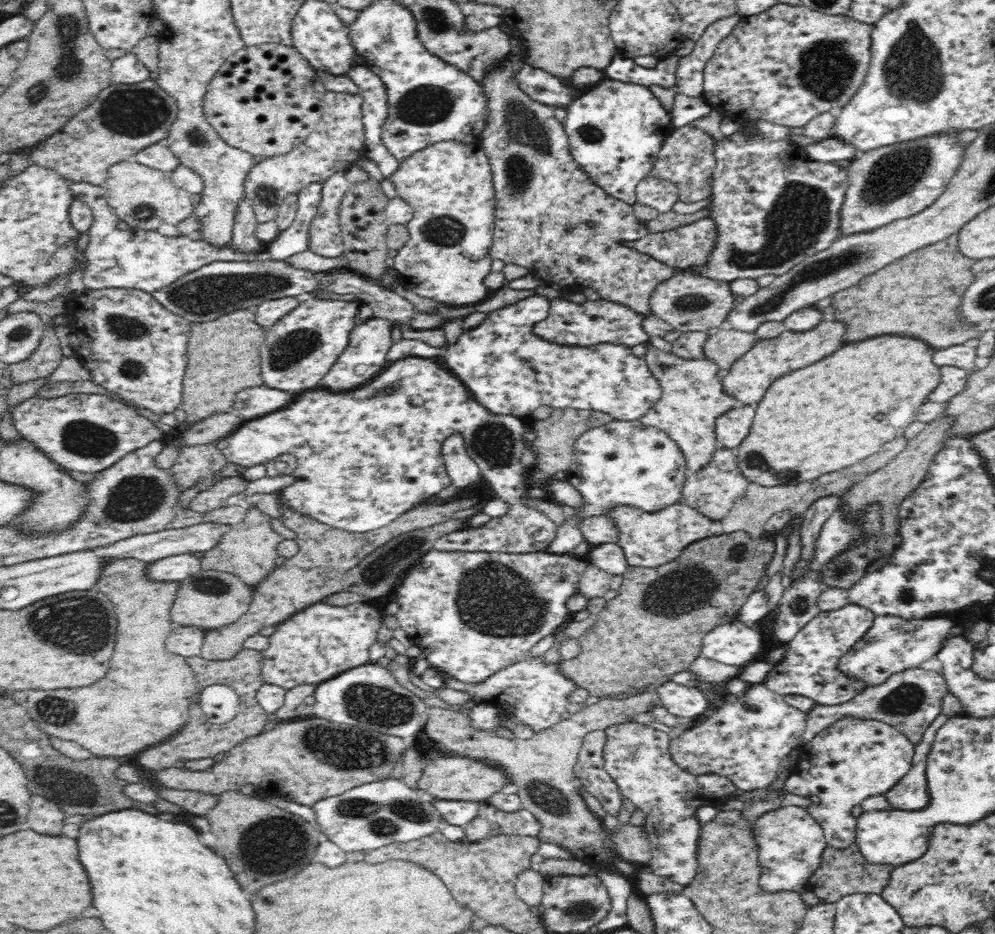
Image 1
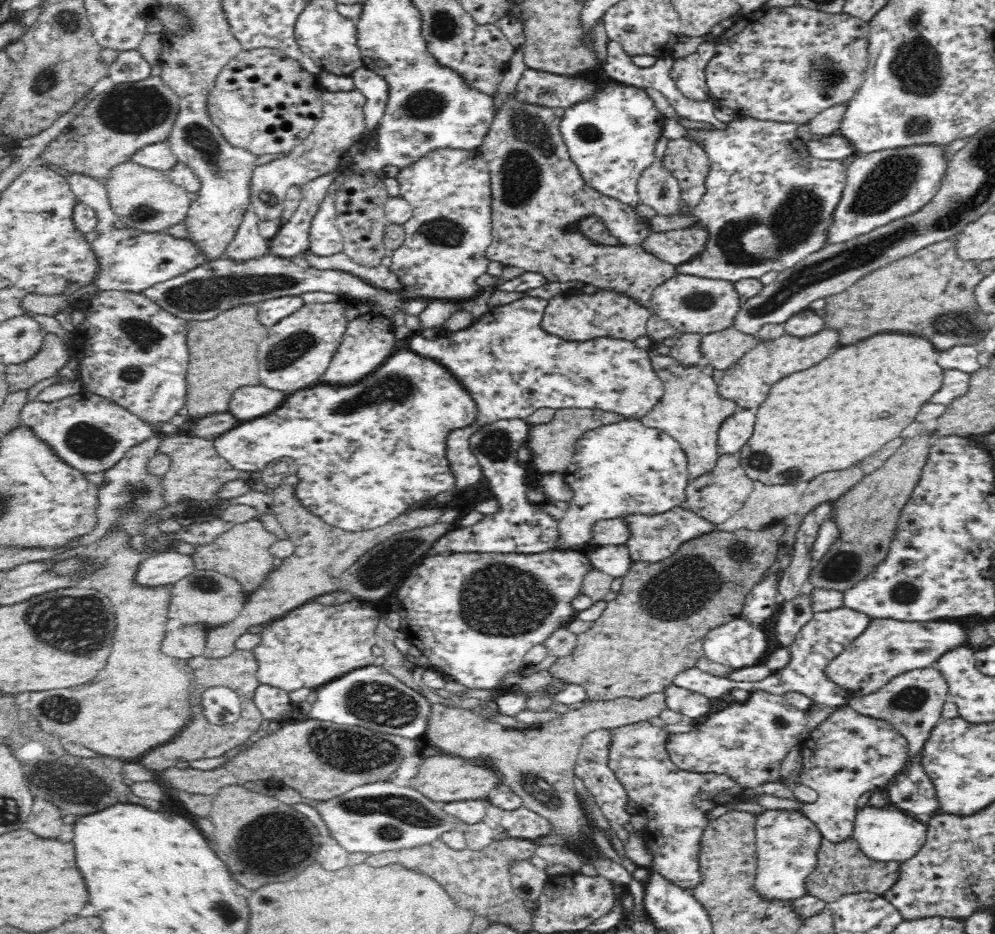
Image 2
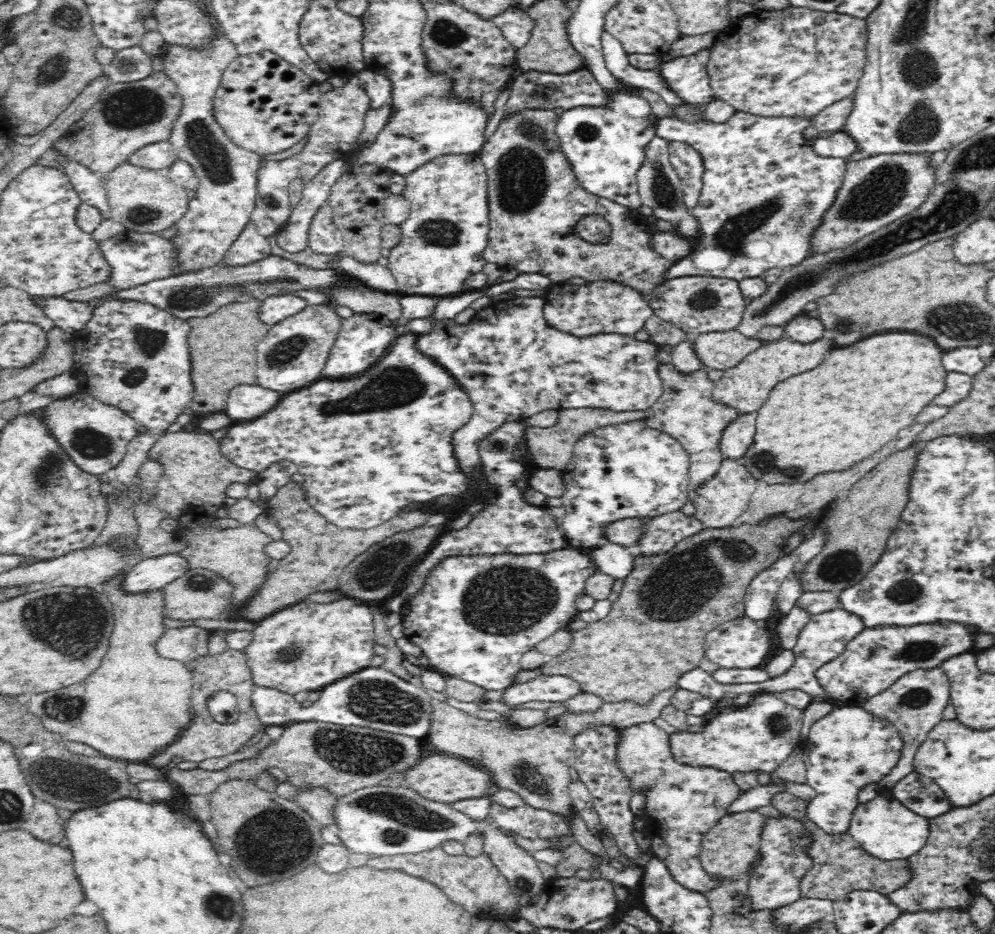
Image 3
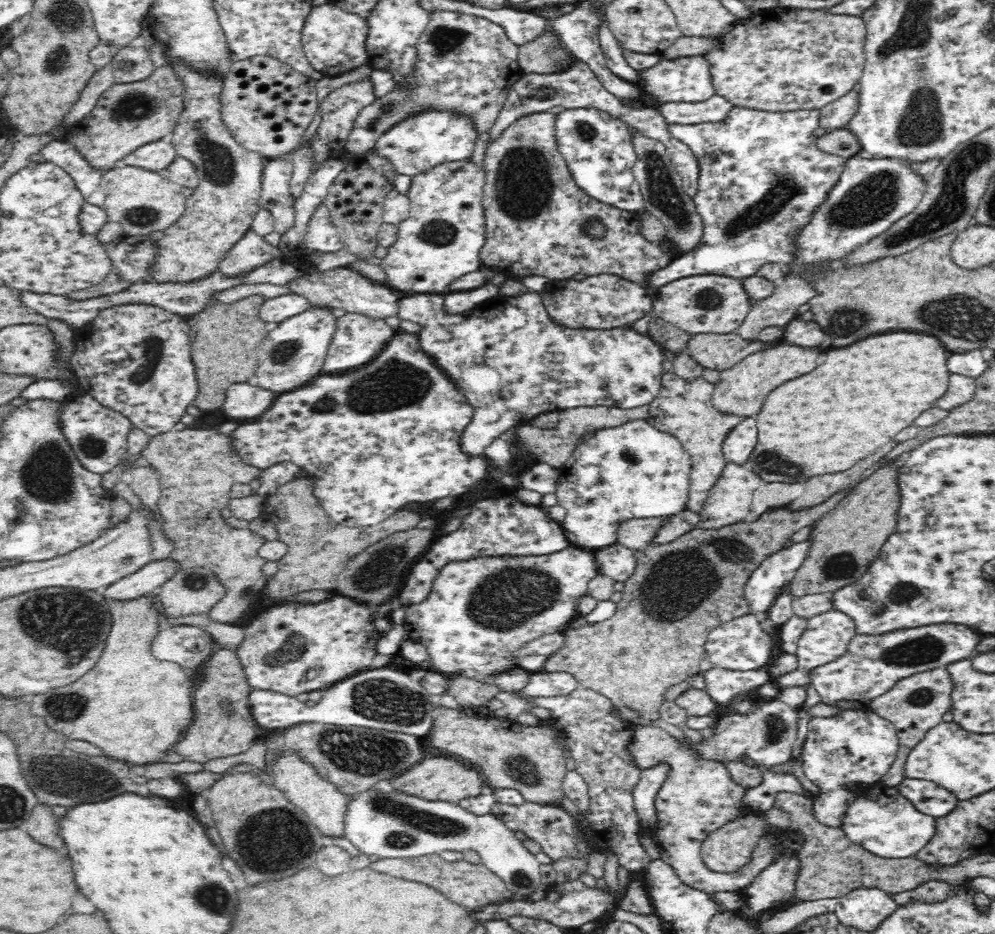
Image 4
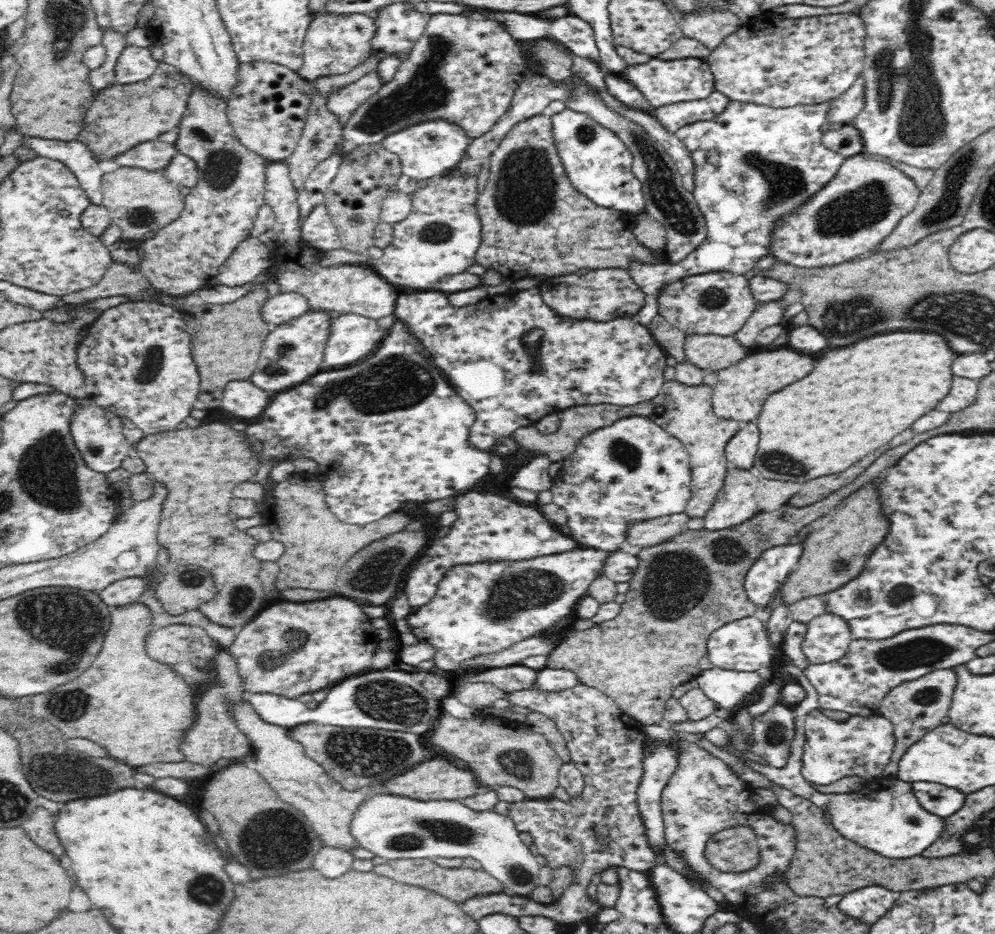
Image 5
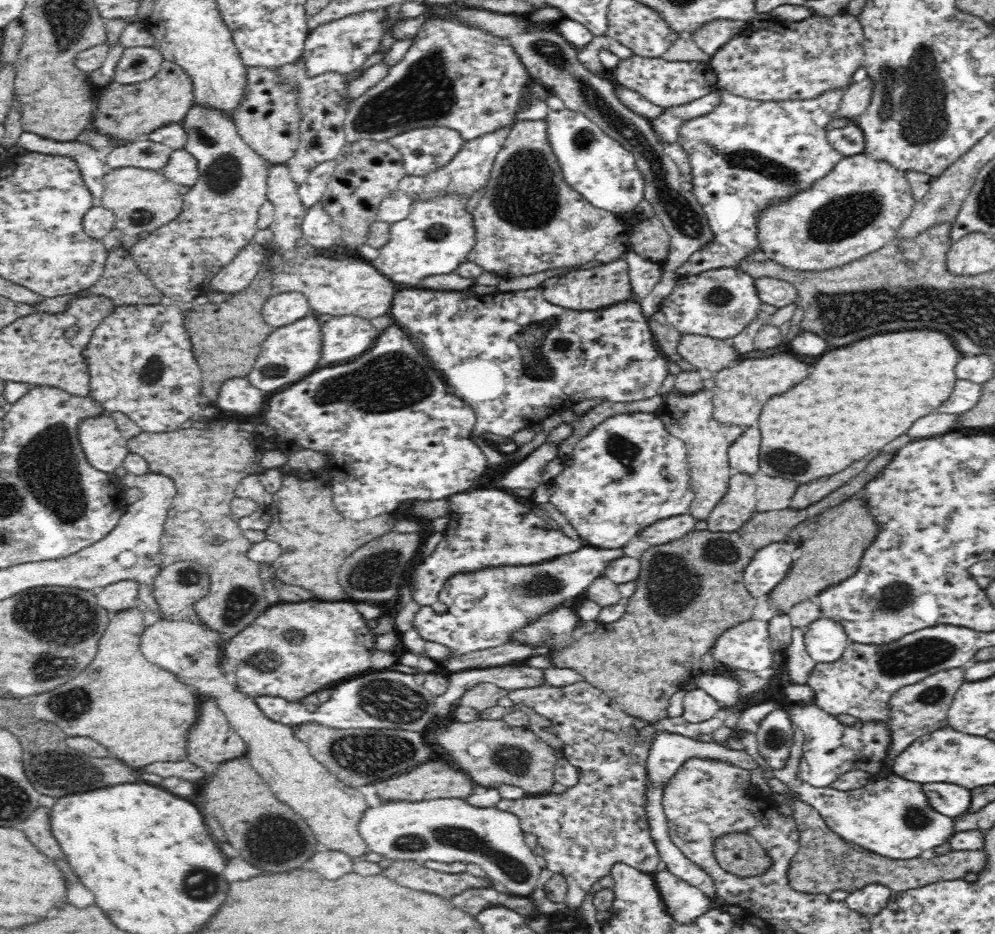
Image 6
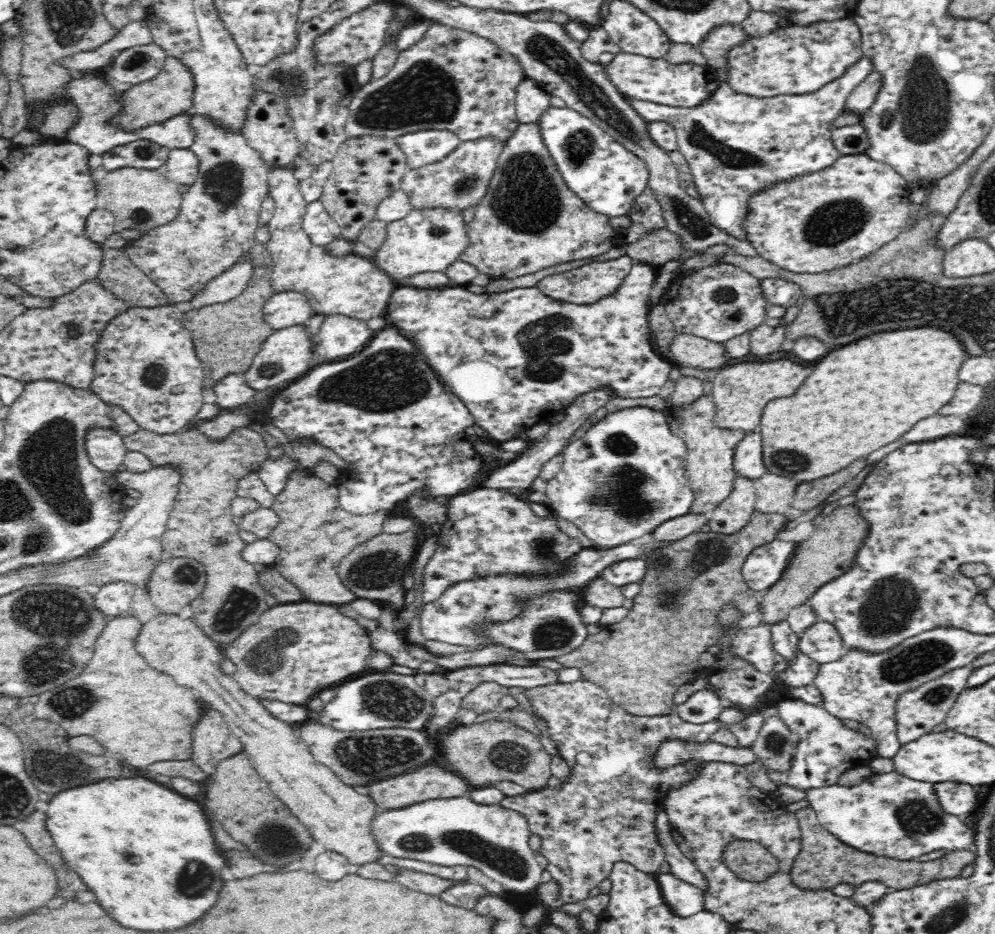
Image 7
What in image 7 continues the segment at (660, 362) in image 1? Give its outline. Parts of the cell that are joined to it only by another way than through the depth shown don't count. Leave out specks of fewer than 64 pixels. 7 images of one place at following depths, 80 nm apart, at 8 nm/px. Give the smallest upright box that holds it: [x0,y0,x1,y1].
[664,394,744,515]

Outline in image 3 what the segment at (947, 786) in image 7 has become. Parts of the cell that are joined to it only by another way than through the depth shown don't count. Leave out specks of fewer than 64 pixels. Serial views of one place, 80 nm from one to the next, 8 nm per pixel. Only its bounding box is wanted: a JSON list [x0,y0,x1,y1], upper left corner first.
[890,770,951,820]

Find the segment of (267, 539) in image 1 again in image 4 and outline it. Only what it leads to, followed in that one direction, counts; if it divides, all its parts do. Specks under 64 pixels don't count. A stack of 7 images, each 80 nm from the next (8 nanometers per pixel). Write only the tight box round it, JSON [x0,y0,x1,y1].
[141,426,267,625]

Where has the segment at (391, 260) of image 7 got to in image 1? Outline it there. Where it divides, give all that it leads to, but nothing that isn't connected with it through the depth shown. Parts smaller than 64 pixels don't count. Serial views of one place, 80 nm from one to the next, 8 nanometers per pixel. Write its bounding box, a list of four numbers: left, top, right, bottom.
[386,140,495,307]

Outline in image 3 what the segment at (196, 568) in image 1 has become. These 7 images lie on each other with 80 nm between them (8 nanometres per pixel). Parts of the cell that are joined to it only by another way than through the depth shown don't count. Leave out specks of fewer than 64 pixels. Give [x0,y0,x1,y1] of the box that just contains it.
[123,553,190,592]

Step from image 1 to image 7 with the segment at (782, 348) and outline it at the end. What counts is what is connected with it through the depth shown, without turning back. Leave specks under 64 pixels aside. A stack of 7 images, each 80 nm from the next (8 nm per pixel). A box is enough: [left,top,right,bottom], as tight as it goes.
[711,358,812,433]

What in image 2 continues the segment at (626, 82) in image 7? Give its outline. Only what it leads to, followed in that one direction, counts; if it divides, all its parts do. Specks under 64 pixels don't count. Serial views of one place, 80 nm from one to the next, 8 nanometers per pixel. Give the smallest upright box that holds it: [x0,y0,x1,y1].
[671,17,736,100]

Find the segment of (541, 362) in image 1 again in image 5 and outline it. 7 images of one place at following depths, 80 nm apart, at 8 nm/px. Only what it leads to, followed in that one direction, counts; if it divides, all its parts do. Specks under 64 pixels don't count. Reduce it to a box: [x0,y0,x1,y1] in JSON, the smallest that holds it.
[395,286,667,451]

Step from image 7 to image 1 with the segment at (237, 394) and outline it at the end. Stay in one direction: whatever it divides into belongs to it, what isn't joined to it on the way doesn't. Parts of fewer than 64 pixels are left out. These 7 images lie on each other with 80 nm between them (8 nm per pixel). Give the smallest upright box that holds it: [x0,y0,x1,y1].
[234,388,296,418]

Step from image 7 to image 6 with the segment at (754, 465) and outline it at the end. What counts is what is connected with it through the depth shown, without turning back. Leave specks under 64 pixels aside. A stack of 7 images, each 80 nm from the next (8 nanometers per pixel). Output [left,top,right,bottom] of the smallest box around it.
[728,425,761,475]

